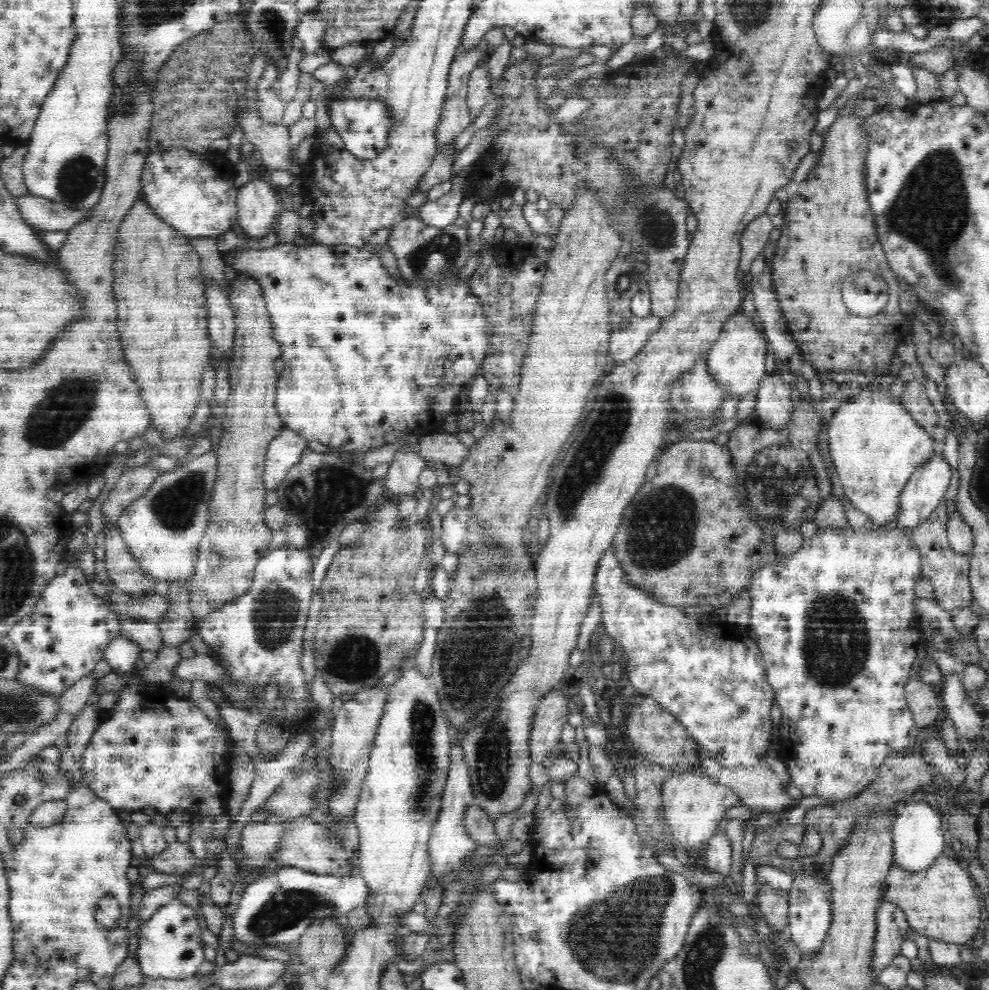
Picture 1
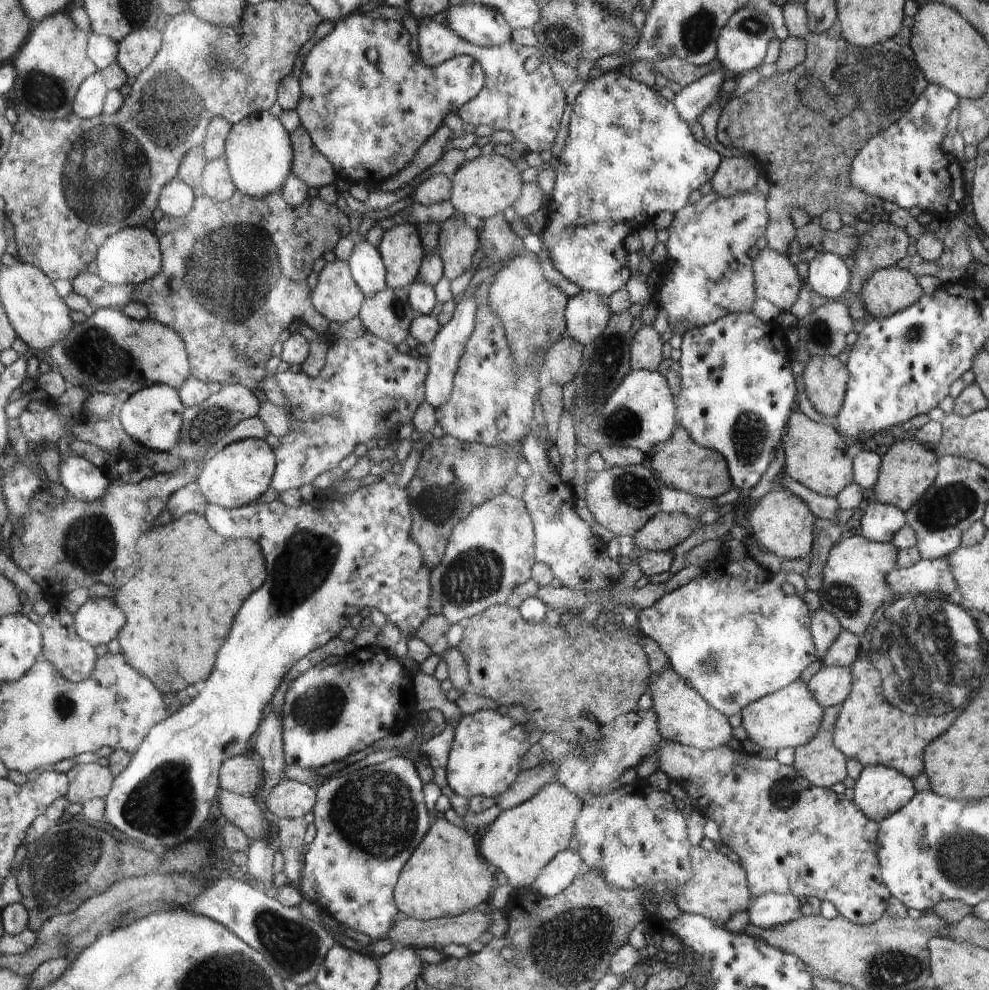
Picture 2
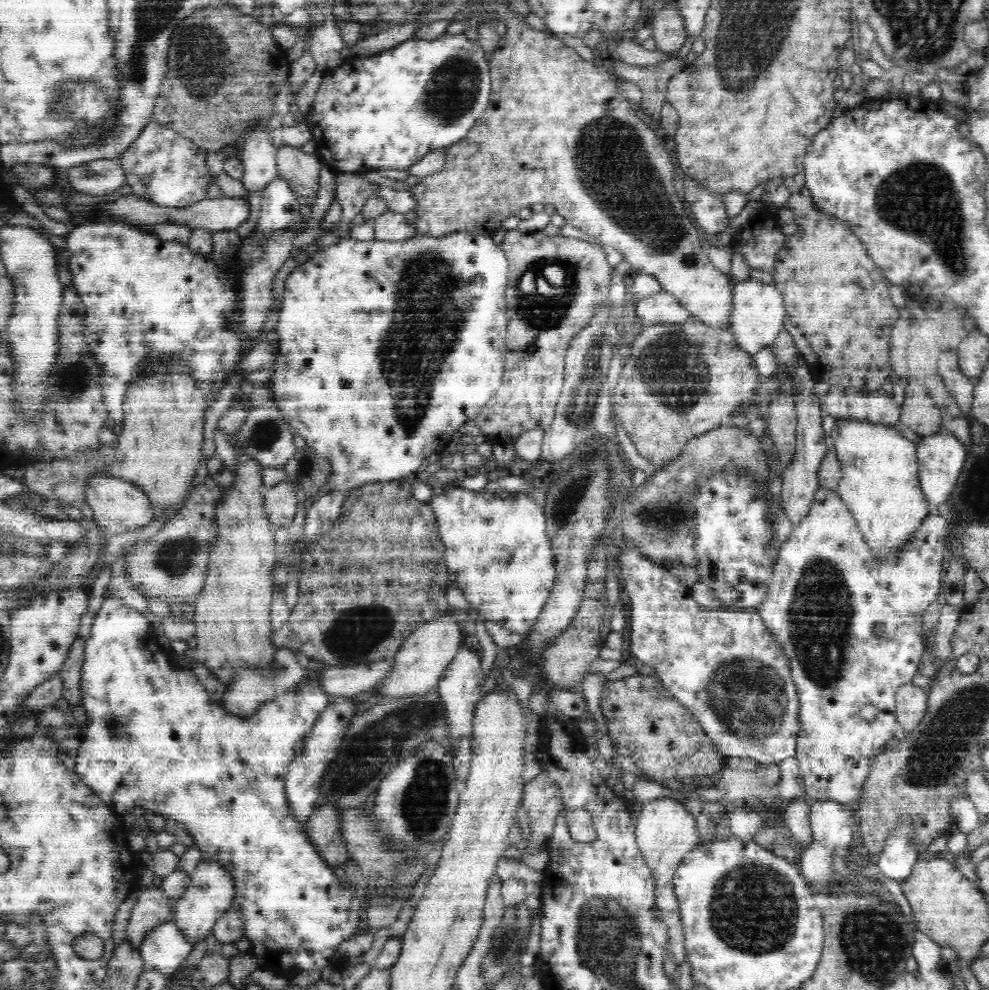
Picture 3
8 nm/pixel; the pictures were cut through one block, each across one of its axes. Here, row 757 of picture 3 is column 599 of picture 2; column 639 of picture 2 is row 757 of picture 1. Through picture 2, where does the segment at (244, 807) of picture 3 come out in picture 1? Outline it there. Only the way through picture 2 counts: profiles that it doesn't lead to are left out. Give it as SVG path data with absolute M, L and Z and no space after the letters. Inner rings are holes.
M115 636L104 649L103 658L114 674L130 676L130 684L120 696L108 718L93 732L81 757L84 784L114 810L136 812L152 806L164 815L174 810L218 818L226 812L231 772L226 732L188 700L166 696L146 680L138 680L136 668L144 650L129 638Z

